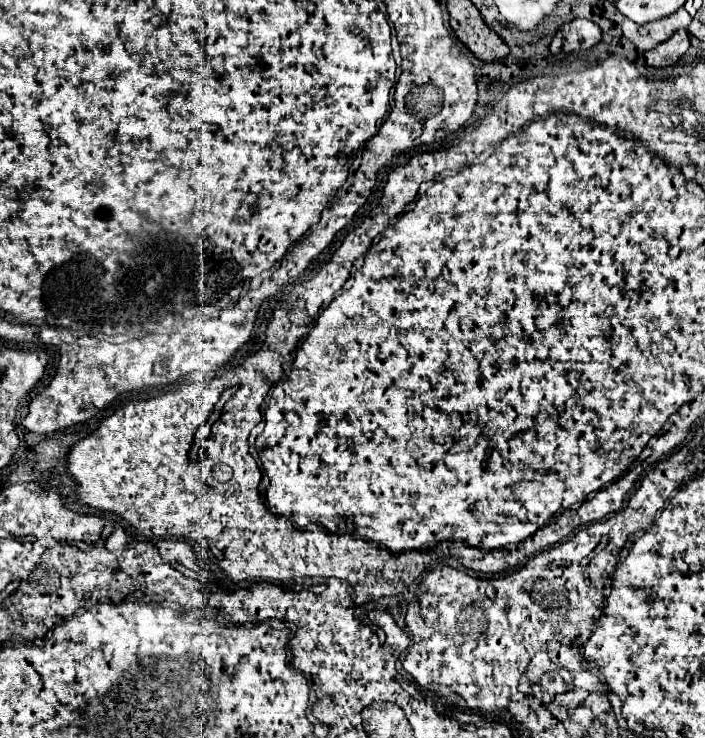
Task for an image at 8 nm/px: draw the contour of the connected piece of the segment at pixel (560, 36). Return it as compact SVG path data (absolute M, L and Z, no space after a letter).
M573 19L561 25L553 39L553 49L557 51L583 51L591 49L601 41L601 29L587 19Z

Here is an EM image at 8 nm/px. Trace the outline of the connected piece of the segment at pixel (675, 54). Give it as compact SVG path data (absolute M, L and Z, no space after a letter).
M677 29L667 41L657 45L655 49L649 49L645 53L645 59L651 67L669 67L677 63L687 49L689 49L689 33L687 29Z

